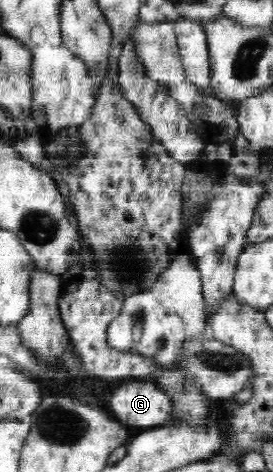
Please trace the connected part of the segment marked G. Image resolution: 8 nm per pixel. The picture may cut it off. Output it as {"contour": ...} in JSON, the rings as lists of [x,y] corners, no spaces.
{"contour":[[[130,381],[109,394],[109,413],[135,427],[160,427],[169,423],[174,401],[151,381]]]}

